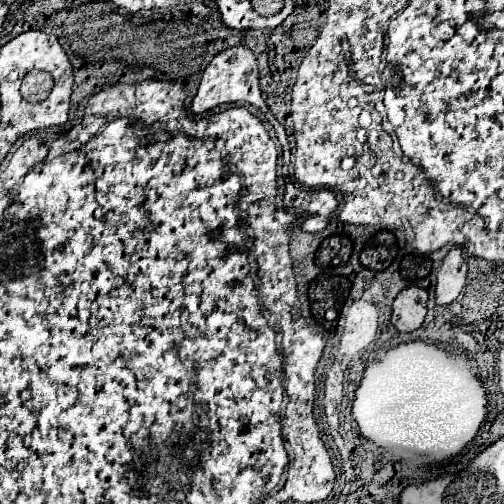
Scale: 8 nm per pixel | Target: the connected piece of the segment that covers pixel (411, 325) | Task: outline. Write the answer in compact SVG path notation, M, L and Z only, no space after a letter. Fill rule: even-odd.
M418 286L404 288L392 304L392 318L390 318L392 326L398 332L412 332L420 328L426 316L426 300L428 292L424 288Z

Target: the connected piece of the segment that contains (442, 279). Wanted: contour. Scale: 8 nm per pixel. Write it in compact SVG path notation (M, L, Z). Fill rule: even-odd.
M452 248L440 270L438 270L438 276L436 276L436 304L440 306L446 306L450 304L452 300L456 300L456 296L462 292L462 286L464 286L464 280L466 280L466 262L462 258L462 250L460 248Z

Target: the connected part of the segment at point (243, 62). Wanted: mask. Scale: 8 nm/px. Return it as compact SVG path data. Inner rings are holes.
M232 46L222 50L212 58L212 62L206 66L202 72L202 80L198 86L198 92L192 100L190 112L192 114L202 114L212 108L224 106L224 104L252 104L252 106L262 106L262 94L258 86L258 66L254 54L246 46Z

